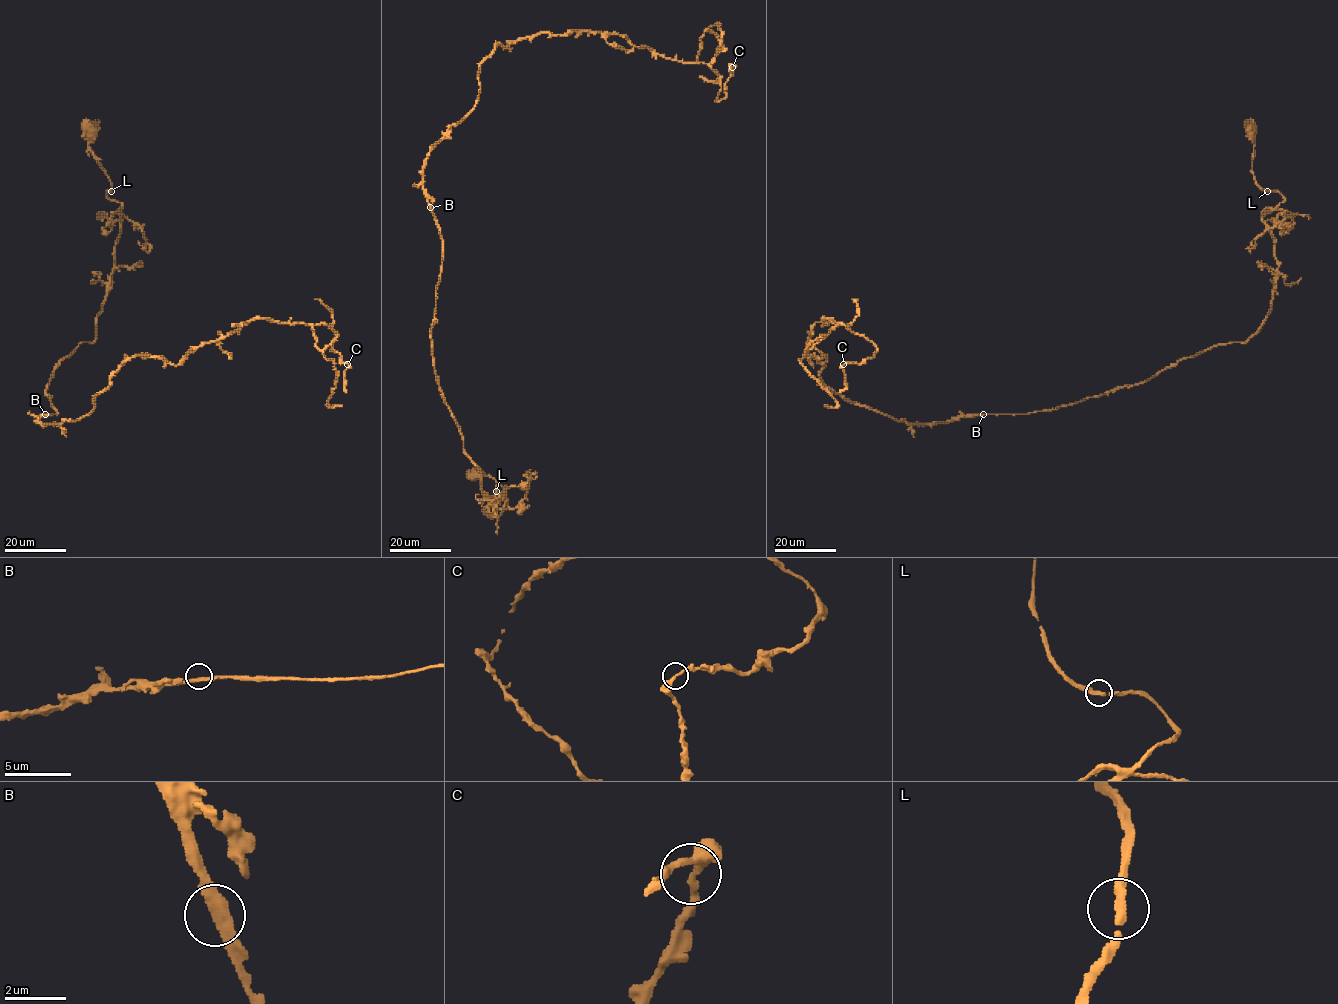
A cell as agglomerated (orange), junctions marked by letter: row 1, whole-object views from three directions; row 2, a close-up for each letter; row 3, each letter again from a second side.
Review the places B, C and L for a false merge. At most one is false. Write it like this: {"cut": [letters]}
{"cut": []}

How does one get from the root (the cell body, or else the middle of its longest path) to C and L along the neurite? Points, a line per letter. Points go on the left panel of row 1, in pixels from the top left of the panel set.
C: (46, 414), (40, 423), (77, 420), (132, 358), (178, 364), (259, 318), (328, 325), (340, 364), (348, 364)
L: (46, 414), (57, 414), (45, 393), (54, 370), (95, 338), (120, 233), (122, 204), (107, 196), (111, 191)

